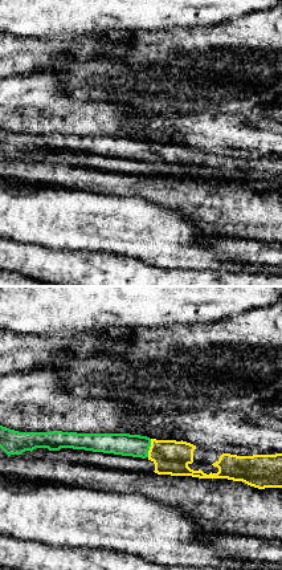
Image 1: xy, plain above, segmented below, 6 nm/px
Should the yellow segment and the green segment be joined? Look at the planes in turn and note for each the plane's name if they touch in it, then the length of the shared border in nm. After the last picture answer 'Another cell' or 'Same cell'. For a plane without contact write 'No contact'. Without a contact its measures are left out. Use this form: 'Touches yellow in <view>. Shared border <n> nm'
Touches yellow in xy. Shared border 110 nm

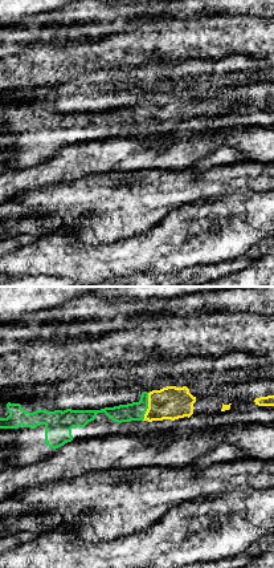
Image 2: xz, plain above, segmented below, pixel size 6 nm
Touches yellow in xz. Shared border 170 nm

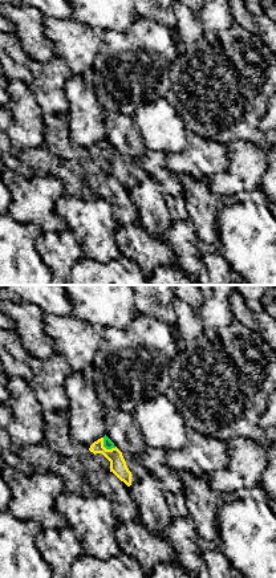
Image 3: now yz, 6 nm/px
Touches yellow in yz. Shared border 110 nm

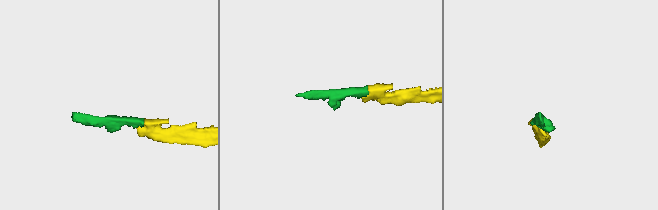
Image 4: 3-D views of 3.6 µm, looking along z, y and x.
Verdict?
Same cell

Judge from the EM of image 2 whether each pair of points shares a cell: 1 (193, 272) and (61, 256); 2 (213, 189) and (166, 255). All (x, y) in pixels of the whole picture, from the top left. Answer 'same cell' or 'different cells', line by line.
1: different cells
2: different cells

